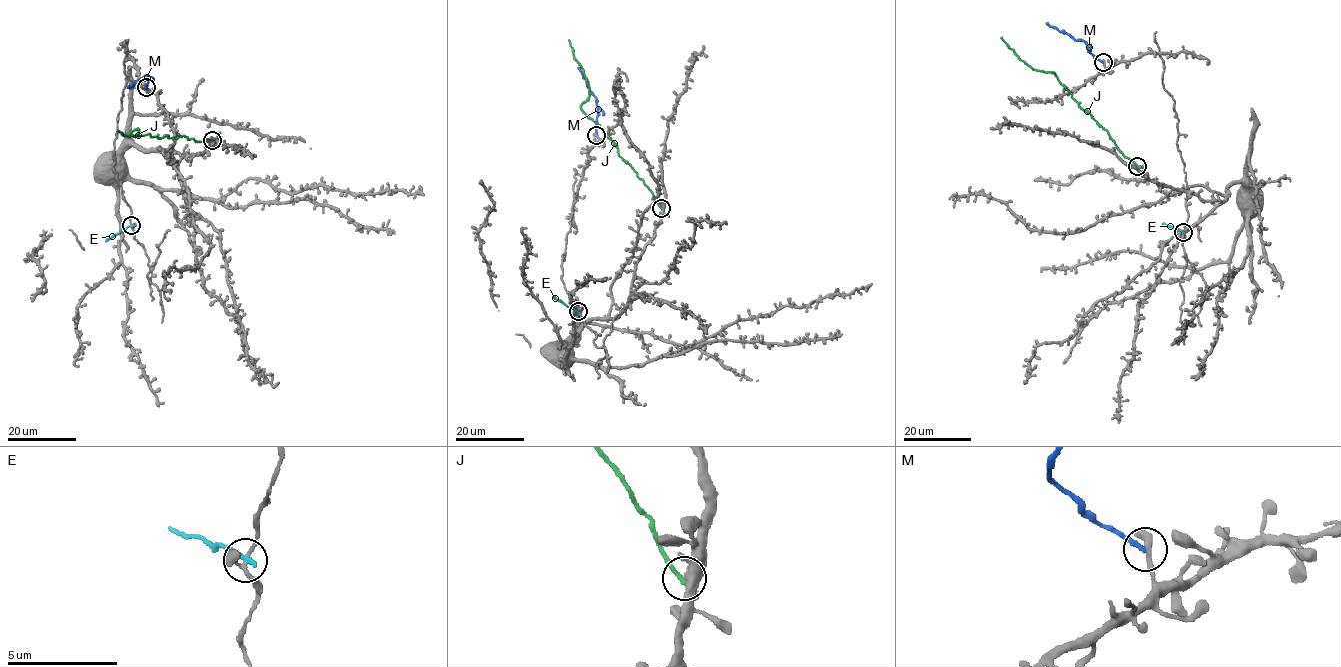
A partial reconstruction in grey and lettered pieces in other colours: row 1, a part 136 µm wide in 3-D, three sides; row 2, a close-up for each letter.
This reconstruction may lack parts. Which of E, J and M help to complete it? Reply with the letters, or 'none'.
none

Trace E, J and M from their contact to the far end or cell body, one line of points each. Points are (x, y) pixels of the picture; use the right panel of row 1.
E: (1183, 232), (1162, 224)
J: (1137, 166), (1124, 157), (1106, 131), (1081, 108), (1054, 72), (1033, 69), (1020, 60), (1001, 37)
M: (1103, 63), (1089, 52), (1090, 45), (1075, 40), (1046, 23)

